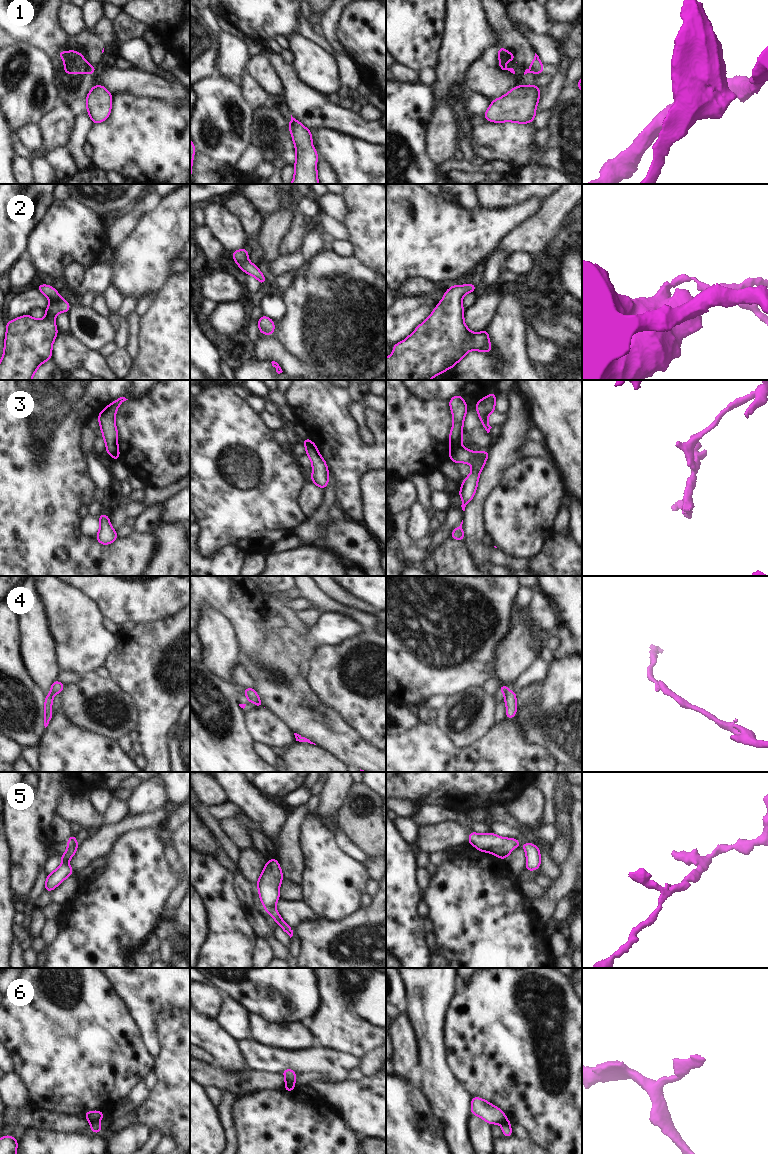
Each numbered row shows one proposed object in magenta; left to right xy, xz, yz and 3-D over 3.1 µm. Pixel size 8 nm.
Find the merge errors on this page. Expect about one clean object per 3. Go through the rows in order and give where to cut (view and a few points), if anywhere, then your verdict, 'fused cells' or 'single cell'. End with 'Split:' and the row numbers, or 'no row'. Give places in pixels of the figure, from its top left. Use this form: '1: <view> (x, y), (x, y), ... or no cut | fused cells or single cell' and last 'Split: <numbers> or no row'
1: xz (289, 122), (291, 131) | fused cells
2: no cut | single cell
3: yz (460, 443), (449, 453) | fused cells
4: yz (507, 689), (504, 698) | fused cells
5: xz (274, 906), (266, 909) | fused cells
6: xz (294, 1083), (288, 1083), (285, 1086) | fused cells
Split: 1, 3, 4, 5, 6

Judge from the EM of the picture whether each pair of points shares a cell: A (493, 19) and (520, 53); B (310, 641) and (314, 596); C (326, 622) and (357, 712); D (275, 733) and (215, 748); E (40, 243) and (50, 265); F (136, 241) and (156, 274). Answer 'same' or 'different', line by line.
A: same
B: different
C: different
D: different
E: same
F: same

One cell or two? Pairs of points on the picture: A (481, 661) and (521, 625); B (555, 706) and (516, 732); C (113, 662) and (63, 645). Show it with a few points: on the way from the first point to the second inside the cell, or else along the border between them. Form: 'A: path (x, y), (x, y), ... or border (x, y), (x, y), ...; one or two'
A: border (509, 628), (506, 636), (497, 645), (492, 671); two
B: border (514, 716), (523, 729), (524, 737), (538, 745); two
C: border (116, 638), (116, 644), (103, 665); two

